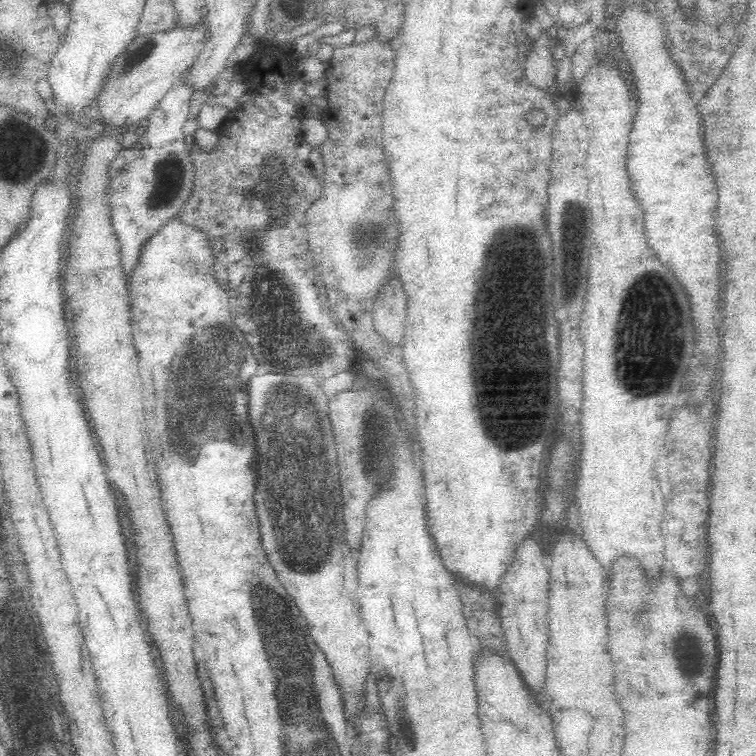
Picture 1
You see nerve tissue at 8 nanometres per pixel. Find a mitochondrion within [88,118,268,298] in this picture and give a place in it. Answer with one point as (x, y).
(168, 177)

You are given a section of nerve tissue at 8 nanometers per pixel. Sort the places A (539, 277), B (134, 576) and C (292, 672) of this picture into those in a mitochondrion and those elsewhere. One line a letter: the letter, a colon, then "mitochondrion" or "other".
A: mitochondrion
B: other
C: mitochondrion

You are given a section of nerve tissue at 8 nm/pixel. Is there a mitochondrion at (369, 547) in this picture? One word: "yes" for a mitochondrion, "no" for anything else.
no

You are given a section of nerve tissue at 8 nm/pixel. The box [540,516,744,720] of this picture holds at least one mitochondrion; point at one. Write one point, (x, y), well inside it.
(688, 663)

